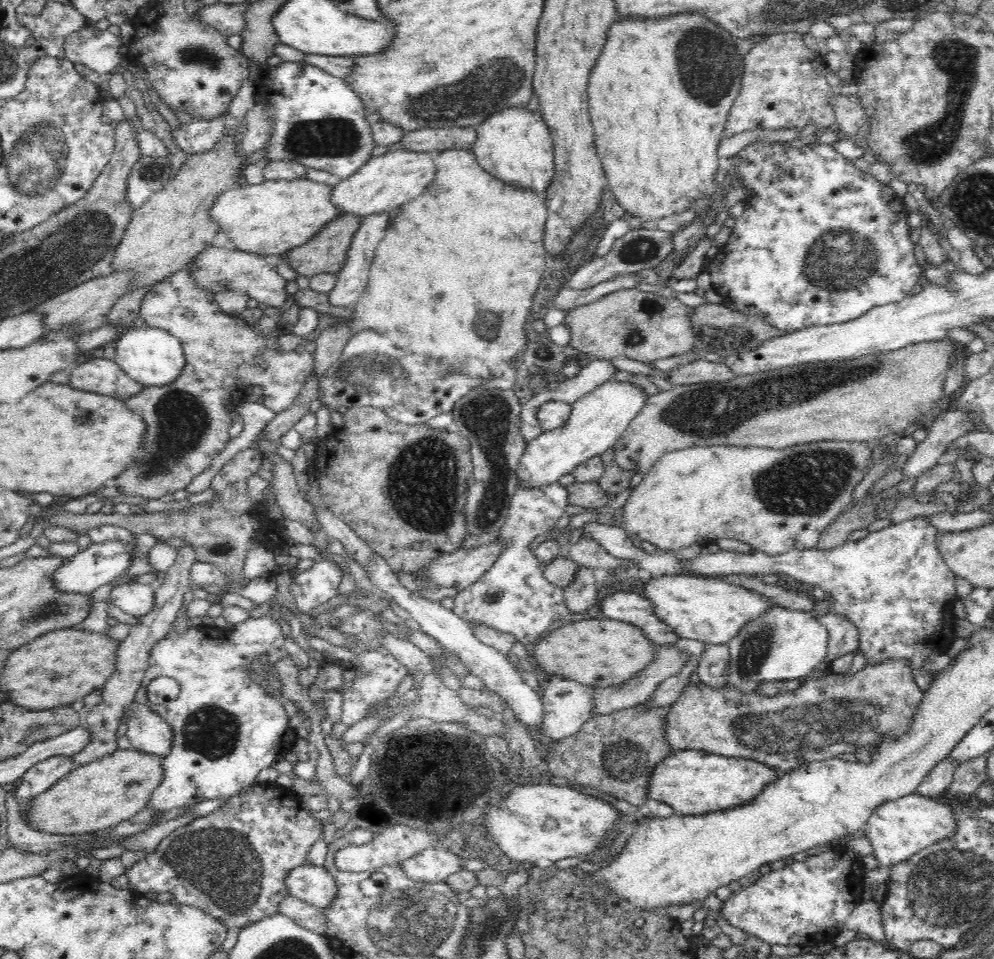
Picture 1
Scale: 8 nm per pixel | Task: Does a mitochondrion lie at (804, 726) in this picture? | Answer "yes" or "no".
yes

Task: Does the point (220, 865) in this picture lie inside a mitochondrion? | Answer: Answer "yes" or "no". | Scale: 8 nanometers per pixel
yes

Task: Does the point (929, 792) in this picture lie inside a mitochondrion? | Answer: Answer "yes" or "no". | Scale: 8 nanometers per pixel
no

